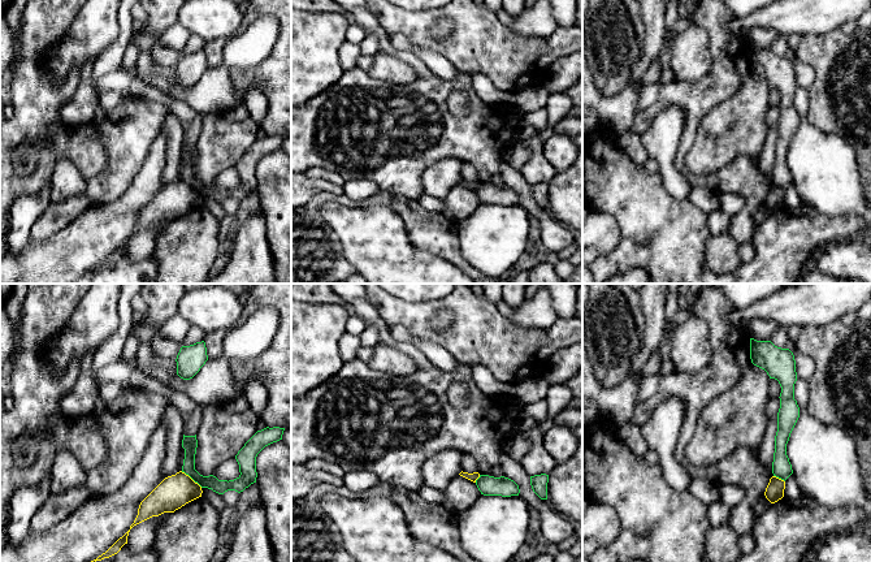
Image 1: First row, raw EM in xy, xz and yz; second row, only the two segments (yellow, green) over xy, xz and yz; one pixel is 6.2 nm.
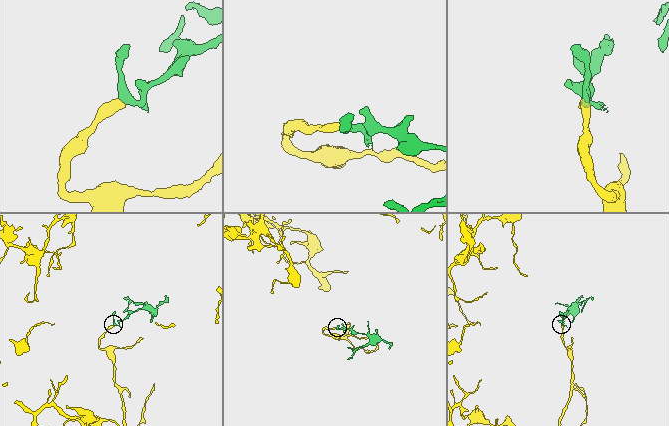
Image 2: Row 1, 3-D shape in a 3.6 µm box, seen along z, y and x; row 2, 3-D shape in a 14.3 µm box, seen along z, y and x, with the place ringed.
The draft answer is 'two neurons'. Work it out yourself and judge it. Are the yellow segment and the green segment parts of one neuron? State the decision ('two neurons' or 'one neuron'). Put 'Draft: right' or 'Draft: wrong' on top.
Draft: right
two neurons

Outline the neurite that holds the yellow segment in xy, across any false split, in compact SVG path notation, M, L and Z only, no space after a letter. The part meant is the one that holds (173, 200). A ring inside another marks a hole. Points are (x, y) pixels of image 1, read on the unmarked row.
M179 180L165 186L139 213L138 224L130 238L164 221L174 221L186 212L202 206L202 195L188 183Z

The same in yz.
M772 185L766 196L764 204L771 211L775 212L784 206L785 190Z

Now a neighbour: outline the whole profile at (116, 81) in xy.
M120 69L100 77L95 82L94 88L99 92L127 91L134 96L161 103L170 111L170 113L176 114L185 126L191 124L198 117L198 112L188 107L185 101L166 95L157 87L147 85L142 79L134 78Z

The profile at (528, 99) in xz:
M541 85L519 88L515 91L515 95L516 99L514 107L524 113L530 113L545 108L549 91L543 85Z

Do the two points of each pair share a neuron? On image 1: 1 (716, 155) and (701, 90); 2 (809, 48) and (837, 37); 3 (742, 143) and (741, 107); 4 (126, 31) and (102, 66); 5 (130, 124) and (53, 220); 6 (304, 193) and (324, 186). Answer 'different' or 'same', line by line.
1: different
2: same
3: same
4: same
5: same
6: same

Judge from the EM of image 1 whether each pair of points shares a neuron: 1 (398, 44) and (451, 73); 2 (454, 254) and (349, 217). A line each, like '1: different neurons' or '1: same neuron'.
1: same neuron
2: different neurons

